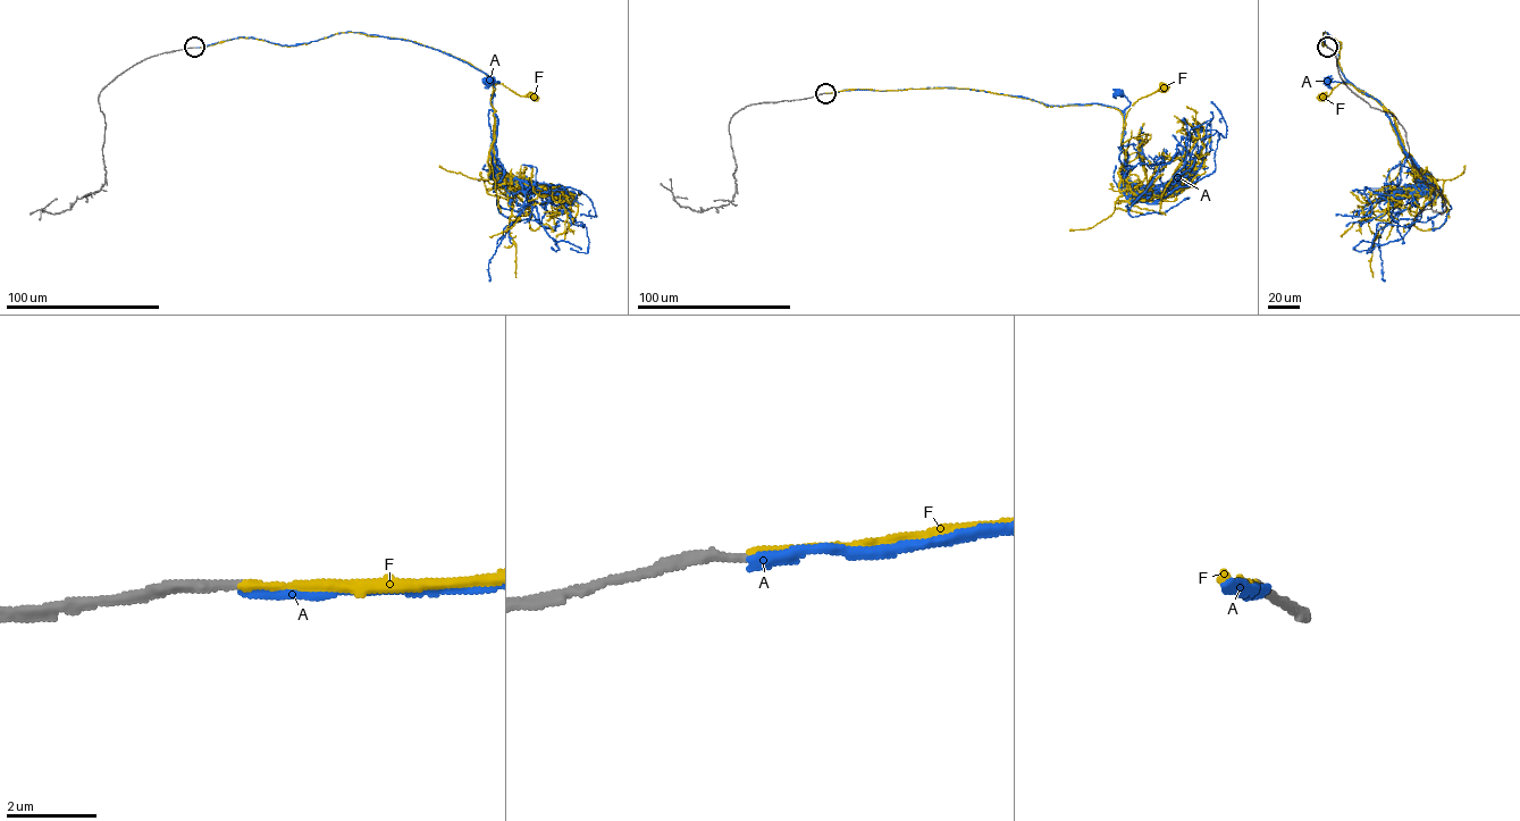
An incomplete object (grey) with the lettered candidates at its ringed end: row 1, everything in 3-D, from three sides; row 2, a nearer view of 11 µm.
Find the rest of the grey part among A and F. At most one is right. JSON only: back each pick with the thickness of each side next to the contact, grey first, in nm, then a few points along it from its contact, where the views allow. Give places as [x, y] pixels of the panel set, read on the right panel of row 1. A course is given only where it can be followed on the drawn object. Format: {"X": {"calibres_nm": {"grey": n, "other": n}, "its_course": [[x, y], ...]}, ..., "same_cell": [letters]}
{"F": {"calibres_nm": {"grey": 220, "other": 190}, "its_course": [[1327, 47], [1324, 32], [1341, 42], [1345, 78], [1372, 97], [1340, 83], [1320, 99]]}, "same_cell": ["F"]}

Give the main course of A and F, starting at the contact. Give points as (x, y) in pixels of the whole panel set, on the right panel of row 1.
A: (1327, 47), (1325, 38), (1321, 41), (1325, 32), (1340, 43), (1342, 74), (1366, 93), (1327, 80)
F: (1327, 47), (1324, 32), (1341, 42), (1345, 78), (1372, 97), (1340, 83), (1320, 99)

